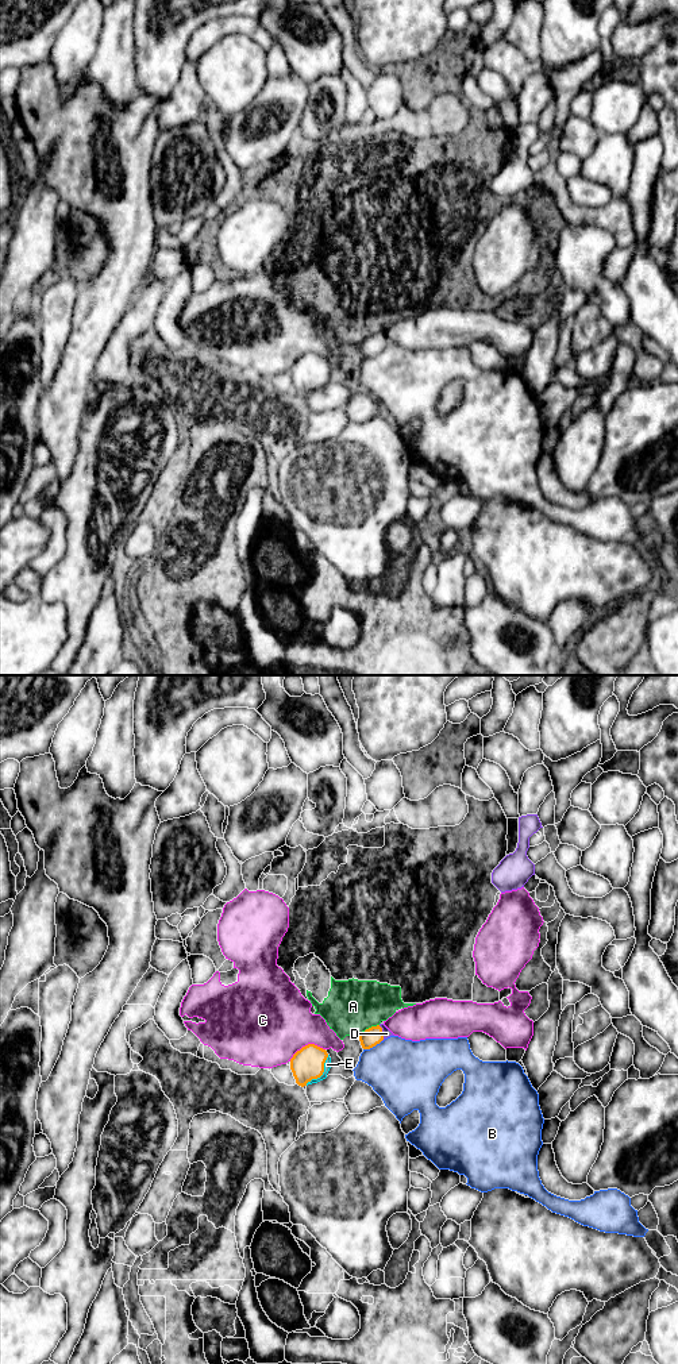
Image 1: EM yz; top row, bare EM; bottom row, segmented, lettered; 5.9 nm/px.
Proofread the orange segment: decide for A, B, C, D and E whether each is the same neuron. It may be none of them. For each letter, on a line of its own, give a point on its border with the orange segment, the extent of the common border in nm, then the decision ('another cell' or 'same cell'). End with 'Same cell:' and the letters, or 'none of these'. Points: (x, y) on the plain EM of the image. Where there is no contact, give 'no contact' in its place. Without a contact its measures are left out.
A: contact yz (369, 336); length 140 nm; another cell
B: contact yz (372, 355); length 130 nm; another cell
C: contact yz (305, 354); length 220 nm; another cell
D: contact yz (381, 342); length 100 nm; same cell
E: contact yz (323, 380); length 240 nm; same cell
Same cell: D, E

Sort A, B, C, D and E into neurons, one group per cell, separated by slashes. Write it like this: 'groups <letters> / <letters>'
groups A / B / C / D E

